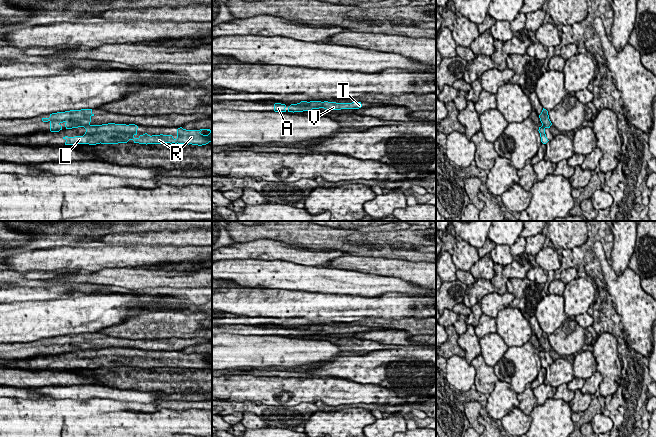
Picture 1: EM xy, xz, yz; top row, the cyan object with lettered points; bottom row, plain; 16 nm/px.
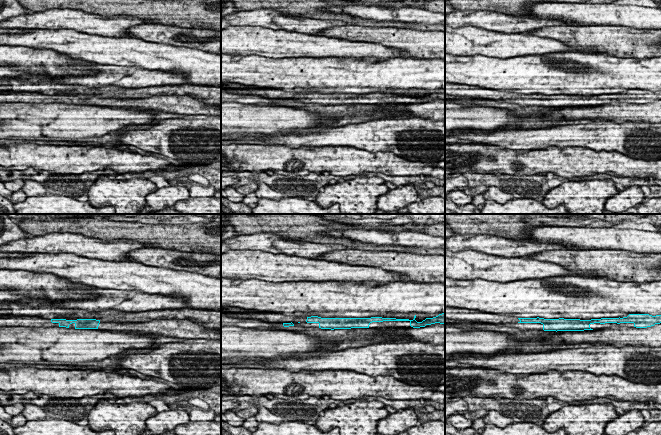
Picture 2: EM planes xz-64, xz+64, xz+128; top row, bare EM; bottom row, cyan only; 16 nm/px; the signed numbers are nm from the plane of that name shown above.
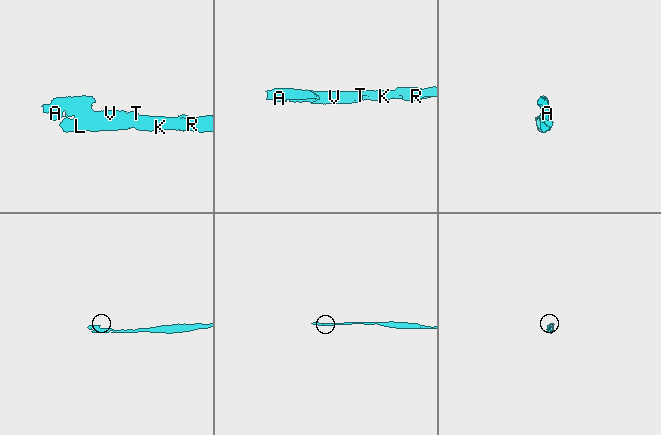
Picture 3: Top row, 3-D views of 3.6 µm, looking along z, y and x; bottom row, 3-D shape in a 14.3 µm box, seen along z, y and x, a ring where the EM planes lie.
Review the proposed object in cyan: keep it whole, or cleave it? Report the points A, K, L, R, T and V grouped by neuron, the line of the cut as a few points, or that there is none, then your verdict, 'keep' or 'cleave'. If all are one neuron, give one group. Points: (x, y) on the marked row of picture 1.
A / K L R T V | xz (298, 103), (309, 105), (313, 108) | cleave

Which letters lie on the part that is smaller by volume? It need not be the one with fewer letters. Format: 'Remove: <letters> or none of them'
Remove: A

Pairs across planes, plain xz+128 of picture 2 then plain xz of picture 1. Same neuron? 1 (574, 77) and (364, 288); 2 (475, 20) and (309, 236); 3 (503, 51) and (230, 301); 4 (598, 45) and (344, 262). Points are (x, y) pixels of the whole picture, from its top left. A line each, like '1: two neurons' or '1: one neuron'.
1: two neurons
2: two neurons
3: two neurons
4: one neuron

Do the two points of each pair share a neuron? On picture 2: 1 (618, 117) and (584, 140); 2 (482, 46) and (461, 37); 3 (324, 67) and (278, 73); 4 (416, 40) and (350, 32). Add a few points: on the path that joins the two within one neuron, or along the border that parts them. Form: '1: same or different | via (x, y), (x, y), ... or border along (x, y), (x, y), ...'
1: different | border along (636, 121), (611, 122), (595, 120), (593, 122)
2: same | via (477, 41), (466, 41)
3: same | via (313, 73), (289, 73)
4: same | via (400, 38), (366, 33)

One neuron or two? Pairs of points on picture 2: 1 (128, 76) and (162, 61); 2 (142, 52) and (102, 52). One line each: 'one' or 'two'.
1: two
2: one

